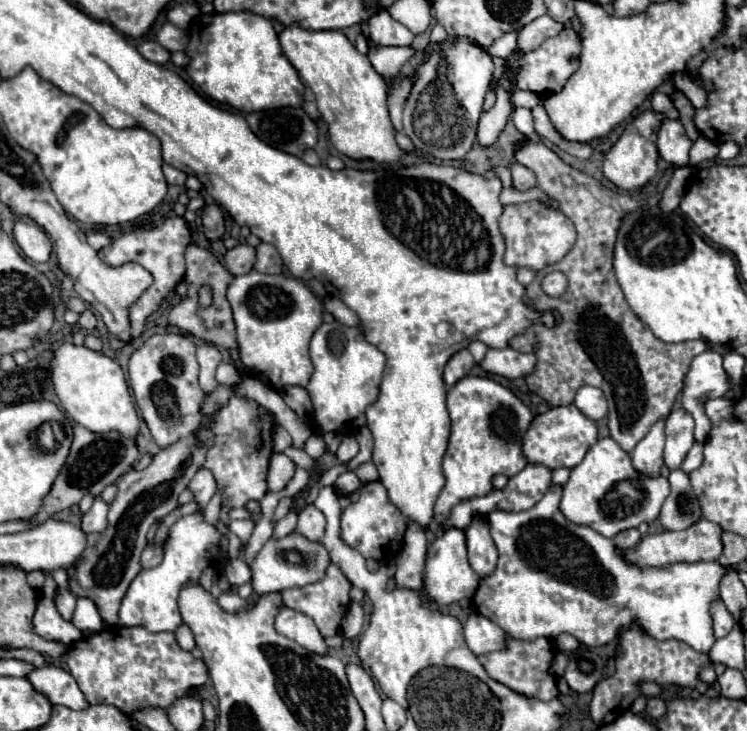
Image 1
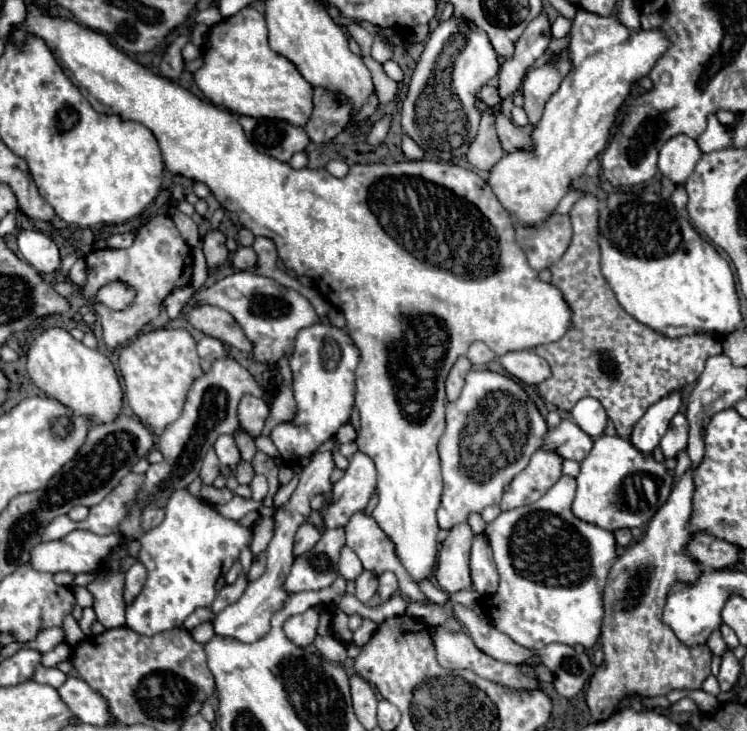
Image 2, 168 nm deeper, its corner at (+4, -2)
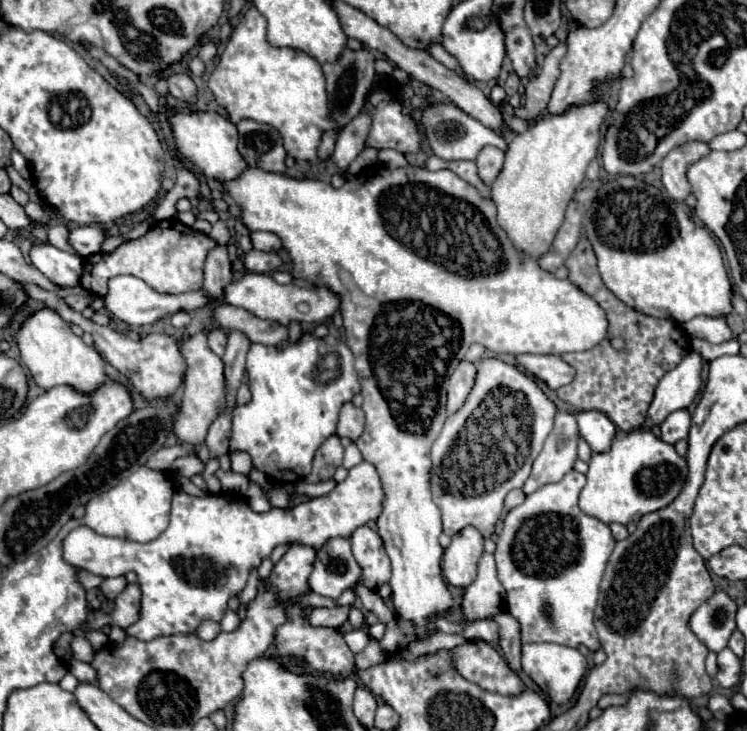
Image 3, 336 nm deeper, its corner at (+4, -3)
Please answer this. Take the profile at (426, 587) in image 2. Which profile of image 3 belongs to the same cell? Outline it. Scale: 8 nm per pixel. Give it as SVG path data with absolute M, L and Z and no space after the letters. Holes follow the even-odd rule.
M523 643L521 661L523 661L523 671L555 703L567 703L575 695L575 691L587 671L587 659L577 649L565 647L565 645L555 645L555 643Z

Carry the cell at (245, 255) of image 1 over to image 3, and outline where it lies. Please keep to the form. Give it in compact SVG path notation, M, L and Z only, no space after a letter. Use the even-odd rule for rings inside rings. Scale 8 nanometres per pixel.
M251 249L245 259L243 259L245 267L253 273L273 273L279 265L281 265L281 259L277 253L265 253L265 251L255 251Z

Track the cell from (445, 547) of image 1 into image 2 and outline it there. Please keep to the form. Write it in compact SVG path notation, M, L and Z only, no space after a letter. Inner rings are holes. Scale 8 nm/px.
M457 524L455 528L451 528L449 538L439 550L435 578L447 594L471 588L469 550L473 544L473 536L475 534L469 524Z

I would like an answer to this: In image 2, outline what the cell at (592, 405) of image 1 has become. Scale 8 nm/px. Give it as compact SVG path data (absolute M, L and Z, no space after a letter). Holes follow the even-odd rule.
M583 398L571 410L573 422L591 438L599 438L607 426L607 414L599 400Z

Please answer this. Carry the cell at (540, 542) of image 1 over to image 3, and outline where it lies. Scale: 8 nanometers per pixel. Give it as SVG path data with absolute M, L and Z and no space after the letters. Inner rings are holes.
M569 471L559 483L527 495L519 507L507 513L503 531L497 535L497 573L507 591L507 613L519 621L523 643L547 641L599 649L593 609L615 539L609 525L579 511L577 499L583 485L585 475Z

